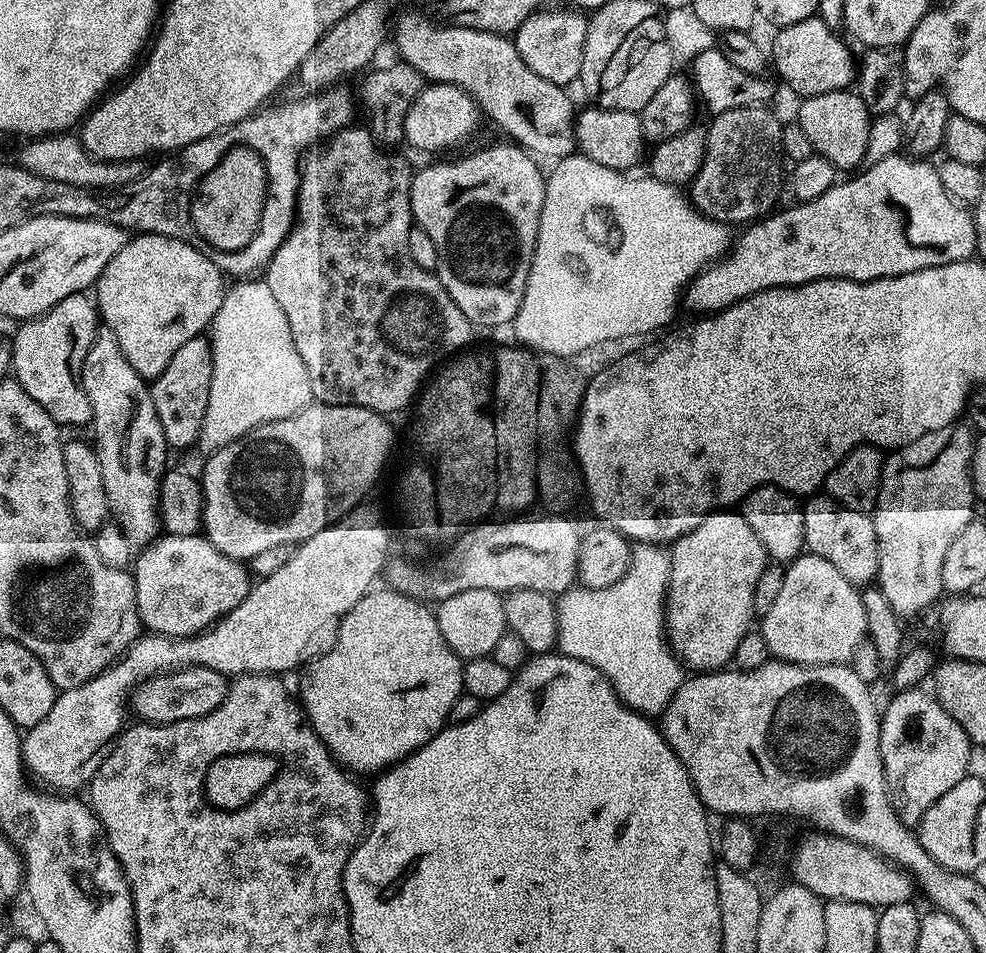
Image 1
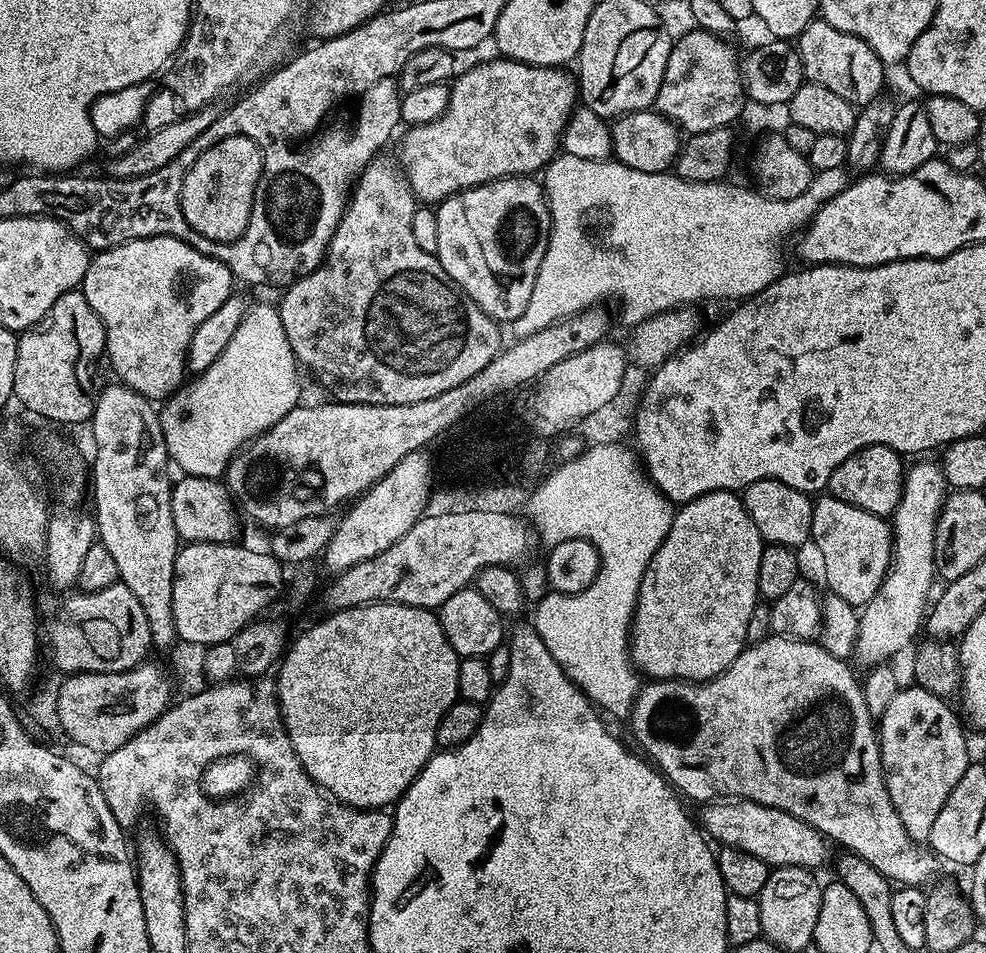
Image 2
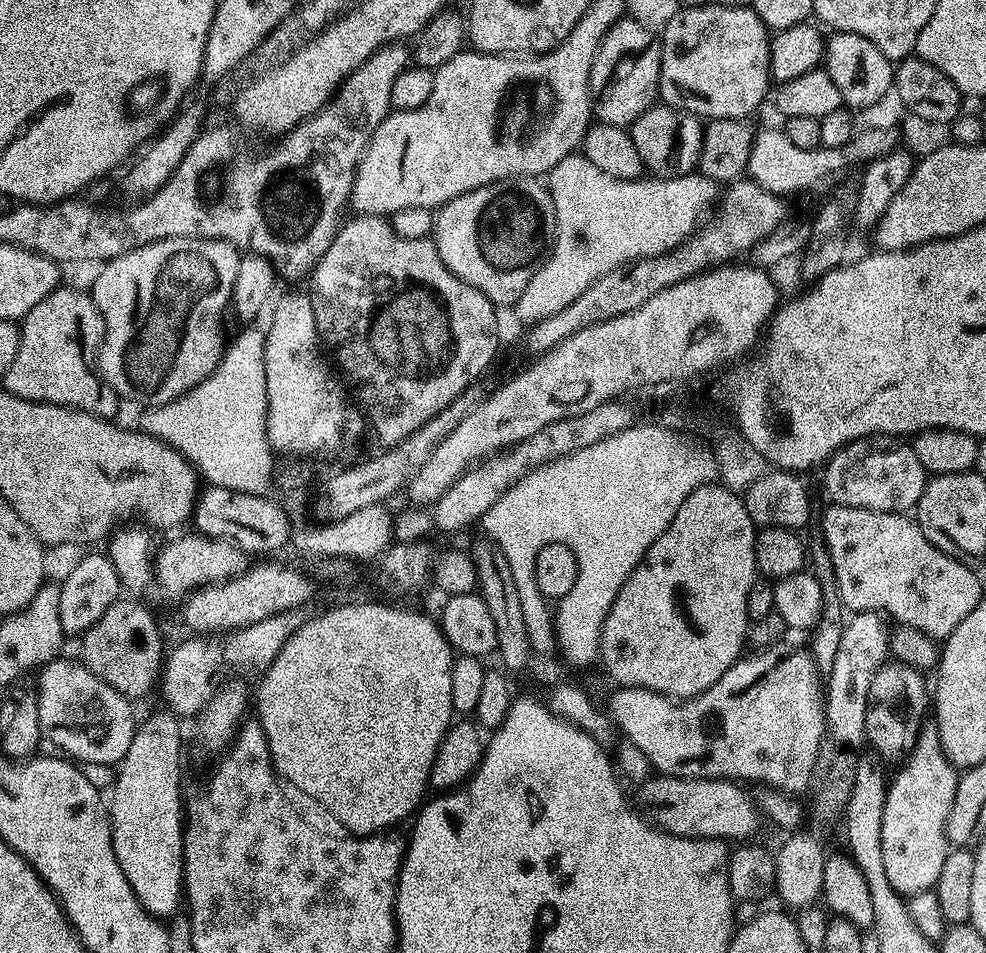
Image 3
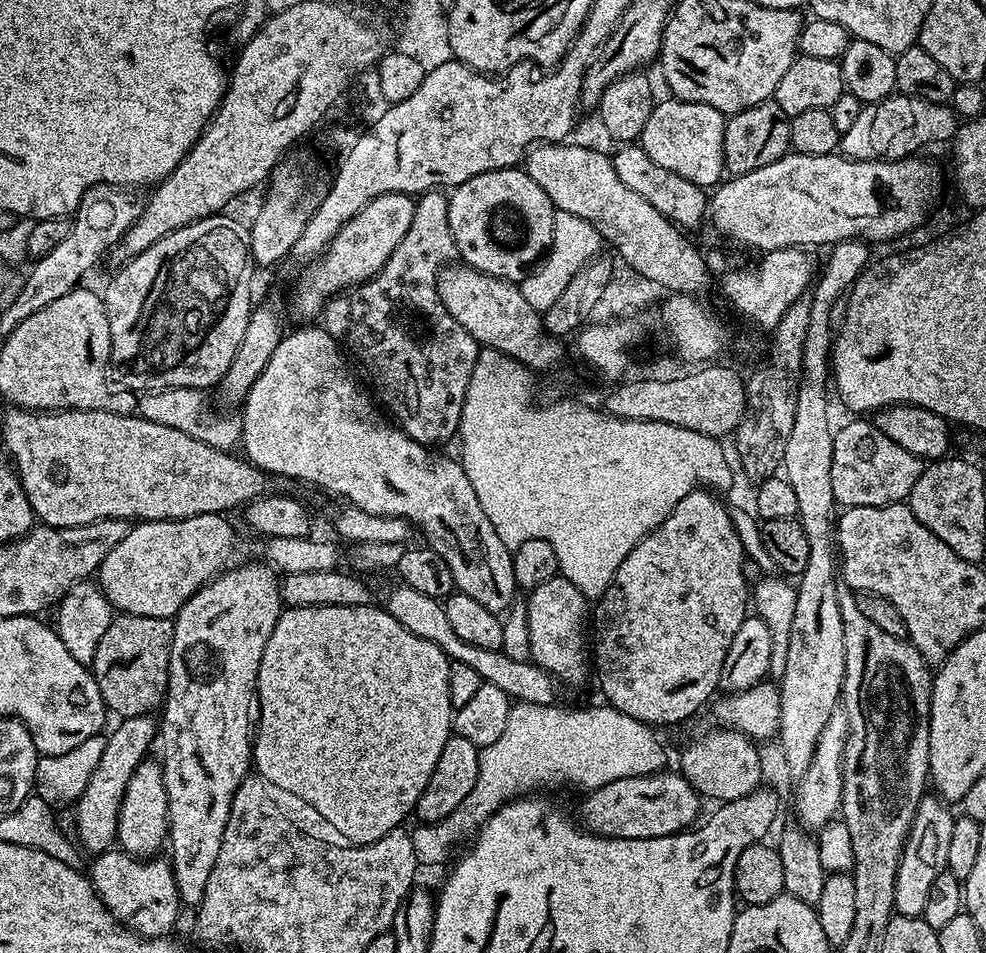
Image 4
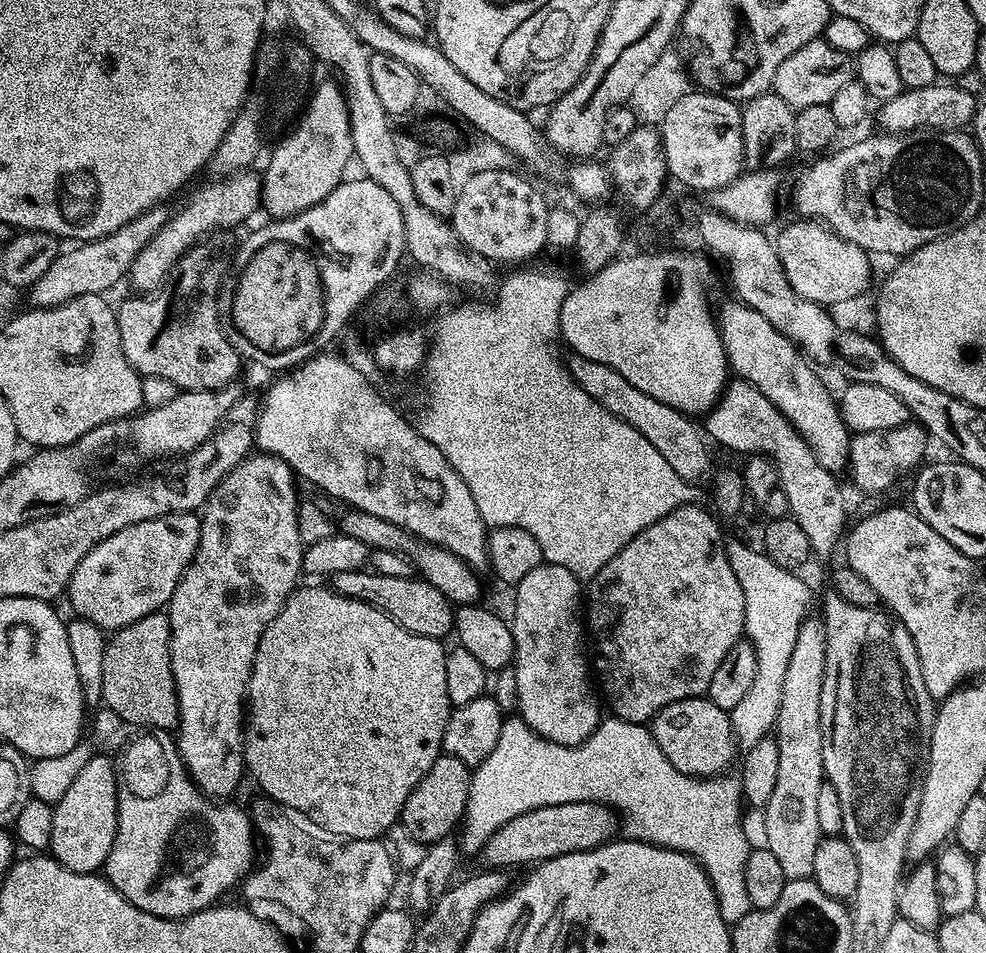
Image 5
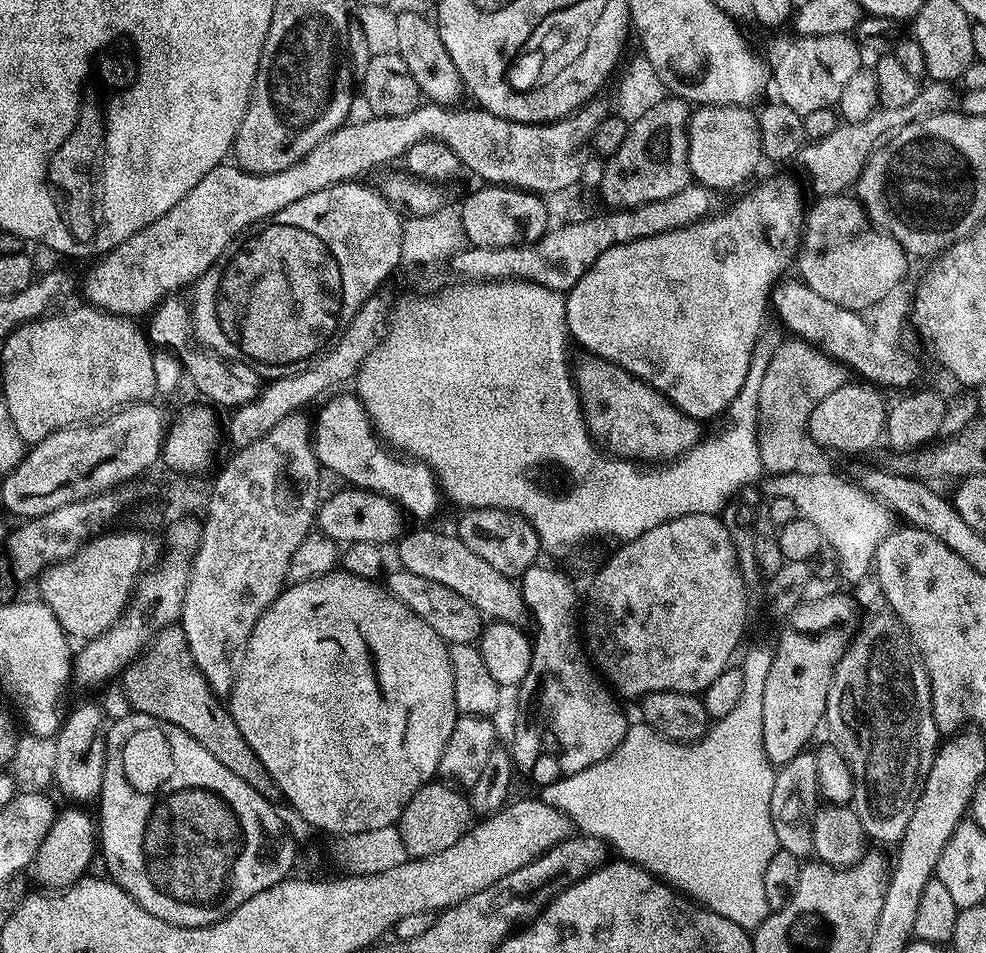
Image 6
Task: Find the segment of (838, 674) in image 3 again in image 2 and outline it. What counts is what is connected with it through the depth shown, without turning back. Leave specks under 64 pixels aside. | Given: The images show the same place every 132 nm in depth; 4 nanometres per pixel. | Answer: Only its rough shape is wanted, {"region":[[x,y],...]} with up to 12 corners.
{"region":[[916,464],[890,517],[882,586],[854,660],[891,661],[925,627],[946,481]]}

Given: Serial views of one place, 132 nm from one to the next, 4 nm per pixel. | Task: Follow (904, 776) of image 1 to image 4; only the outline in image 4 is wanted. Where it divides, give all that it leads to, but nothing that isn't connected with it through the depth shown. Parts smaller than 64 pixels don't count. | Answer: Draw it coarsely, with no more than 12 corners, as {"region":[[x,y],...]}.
{"region":[[925,794],[898,862],[894,909],[923,917],[948,867],[954,812]]}

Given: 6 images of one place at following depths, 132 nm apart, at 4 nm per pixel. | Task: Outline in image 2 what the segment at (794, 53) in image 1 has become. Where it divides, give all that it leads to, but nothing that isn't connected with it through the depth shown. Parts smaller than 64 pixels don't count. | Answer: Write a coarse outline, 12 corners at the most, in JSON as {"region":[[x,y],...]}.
{"region":[[822,18],[798,37],[804,79],[854,106],[877,99],[886,65]]}

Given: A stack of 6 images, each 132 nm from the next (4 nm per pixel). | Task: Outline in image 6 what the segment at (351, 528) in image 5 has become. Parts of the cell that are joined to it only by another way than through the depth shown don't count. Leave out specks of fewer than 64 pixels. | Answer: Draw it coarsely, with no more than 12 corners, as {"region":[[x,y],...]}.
{"region":[[405,531],[403,571],[462,594],[481,617],[525,623],[519,583],[459,535]]}

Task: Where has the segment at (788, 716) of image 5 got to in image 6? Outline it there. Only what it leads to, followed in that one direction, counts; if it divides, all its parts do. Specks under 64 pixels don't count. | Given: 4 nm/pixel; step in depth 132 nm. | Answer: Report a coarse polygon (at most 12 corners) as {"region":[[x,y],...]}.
{"region":[[799,752],[776,772],[770,818],[776,843],[813,855],[821,799],[818,762]]}

